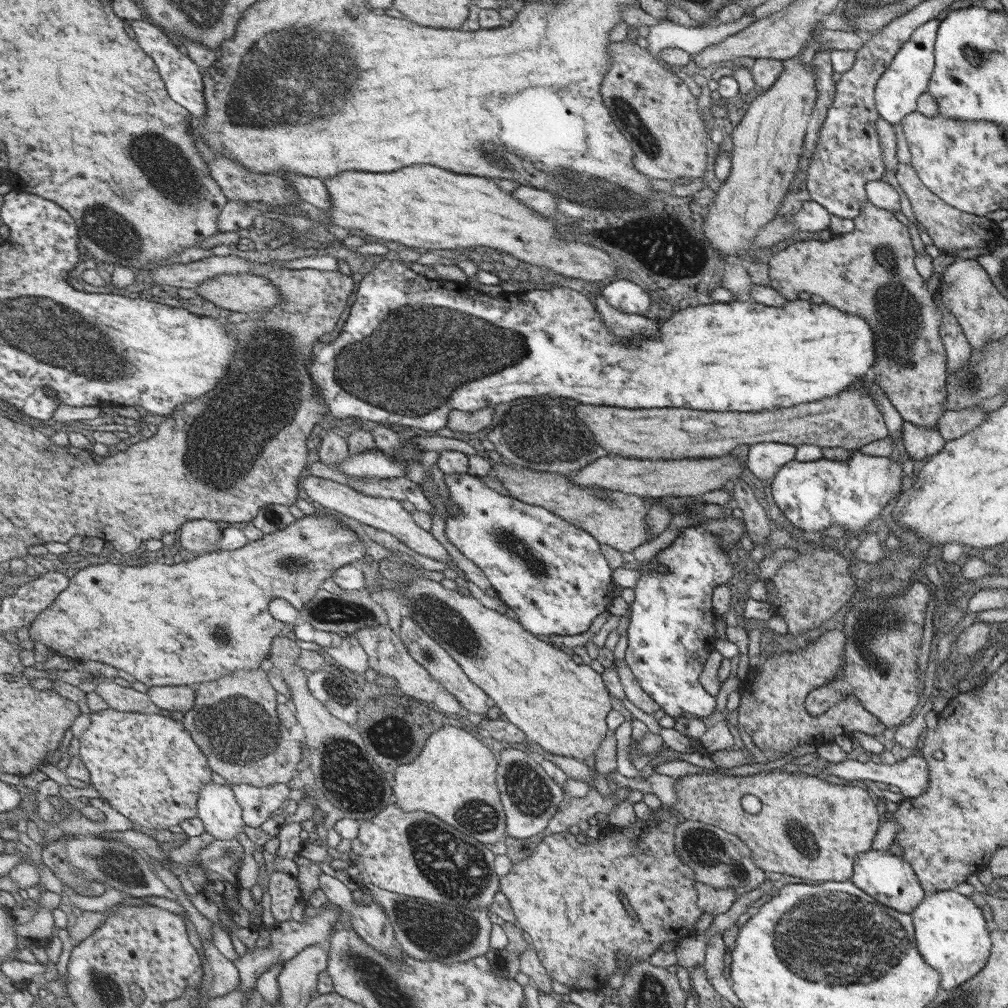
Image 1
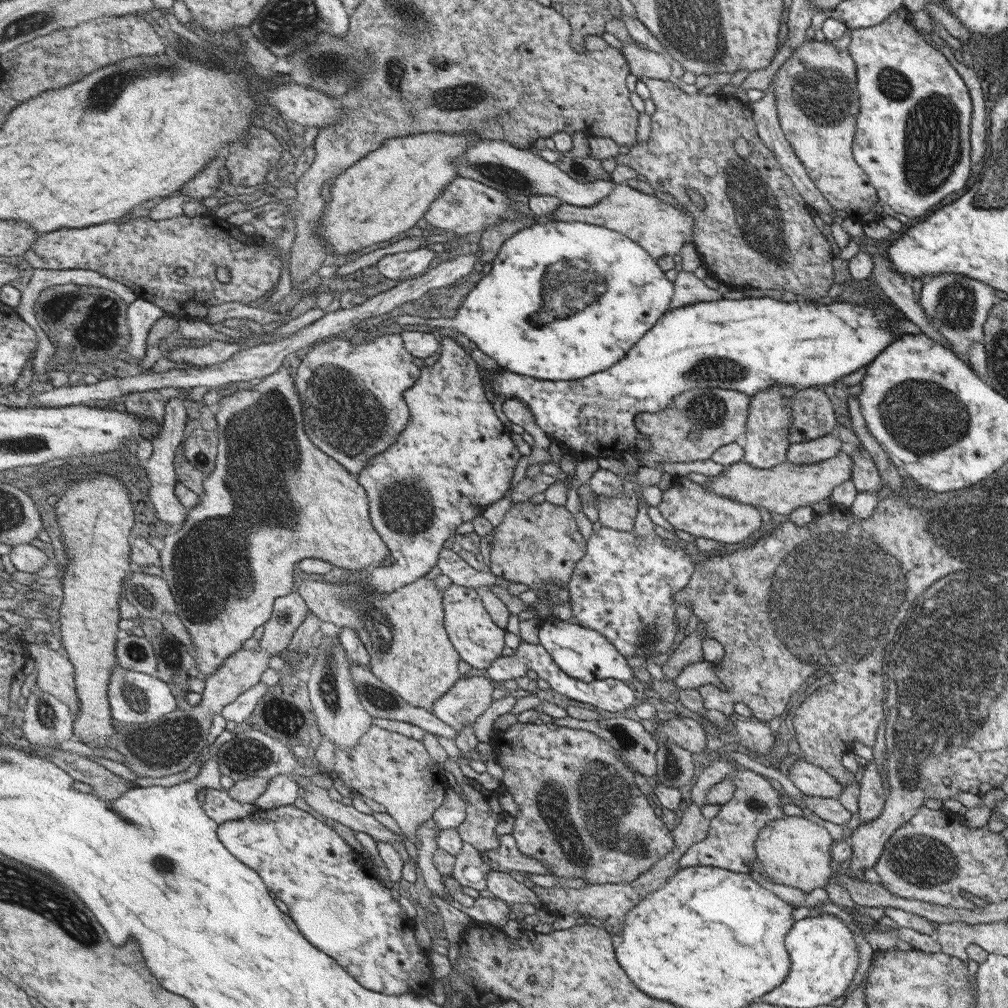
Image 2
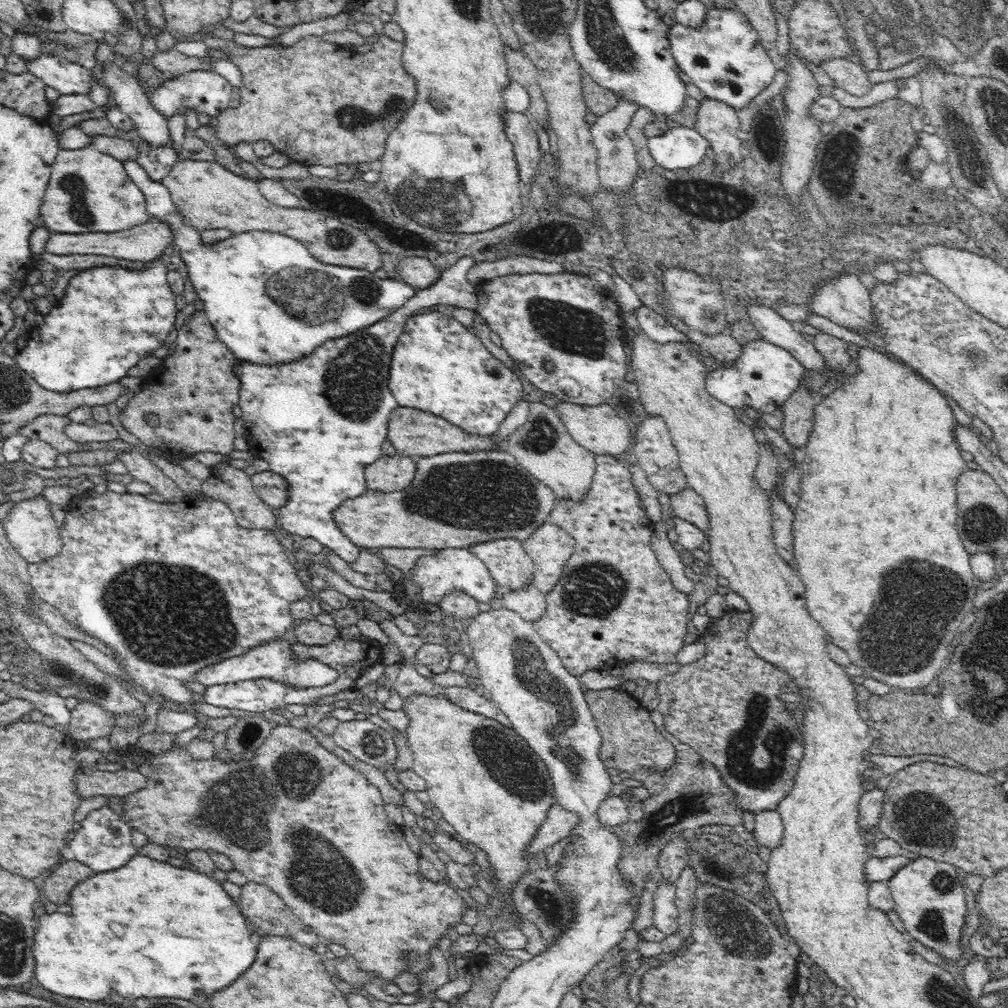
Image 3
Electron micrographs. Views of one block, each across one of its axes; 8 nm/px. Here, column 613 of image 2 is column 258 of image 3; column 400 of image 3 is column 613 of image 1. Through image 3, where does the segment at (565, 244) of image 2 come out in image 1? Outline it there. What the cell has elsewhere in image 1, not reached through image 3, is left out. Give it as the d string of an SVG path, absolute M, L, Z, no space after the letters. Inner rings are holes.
M618 279L606 284L601 295L616 309L627 314L642 315L649 308L649 296L633 282Z

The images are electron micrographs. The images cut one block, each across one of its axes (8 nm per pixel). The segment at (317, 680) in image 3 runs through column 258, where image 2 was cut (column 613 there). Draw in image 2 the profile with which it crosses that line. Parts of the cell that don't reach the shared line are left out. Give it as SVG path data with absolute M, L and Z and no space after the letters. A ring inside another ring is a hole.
M551 620L544 621L537 632L537 643L550 654L551 660L567 676L583 683L593 683L593 680L613 679L627 683L631 678L631 668L627 666L622 654L594 629L583 628L577 624L567 624L566 621Z

